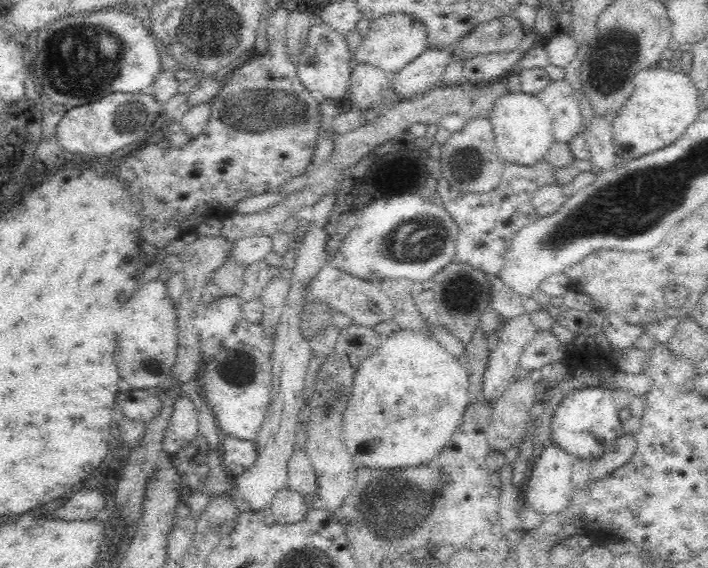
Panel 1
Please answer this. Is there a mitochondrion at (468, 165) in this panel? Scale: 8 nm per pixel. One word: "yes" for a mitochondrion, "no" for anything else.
yes

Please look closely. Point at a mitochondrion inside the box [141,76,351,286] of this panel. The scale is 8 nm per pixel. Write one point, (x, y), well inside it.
(271, 113)

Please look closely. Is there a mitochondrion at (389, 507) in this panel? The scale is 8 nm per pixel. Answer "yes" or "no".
yes

